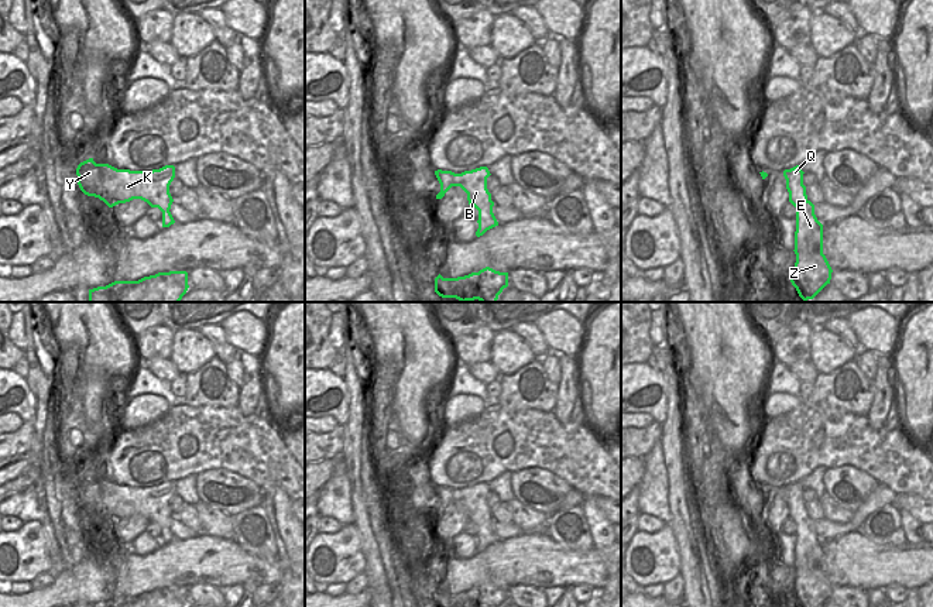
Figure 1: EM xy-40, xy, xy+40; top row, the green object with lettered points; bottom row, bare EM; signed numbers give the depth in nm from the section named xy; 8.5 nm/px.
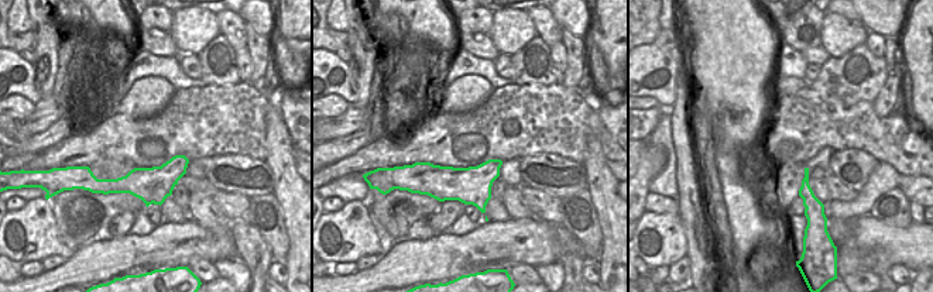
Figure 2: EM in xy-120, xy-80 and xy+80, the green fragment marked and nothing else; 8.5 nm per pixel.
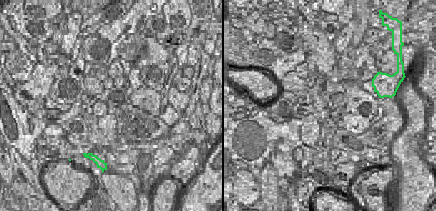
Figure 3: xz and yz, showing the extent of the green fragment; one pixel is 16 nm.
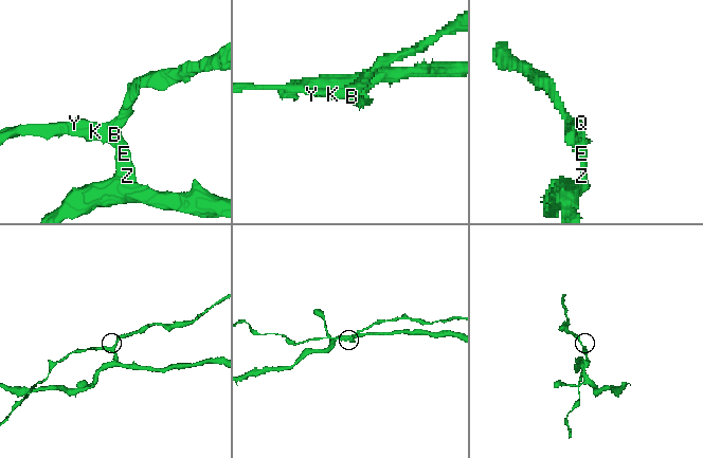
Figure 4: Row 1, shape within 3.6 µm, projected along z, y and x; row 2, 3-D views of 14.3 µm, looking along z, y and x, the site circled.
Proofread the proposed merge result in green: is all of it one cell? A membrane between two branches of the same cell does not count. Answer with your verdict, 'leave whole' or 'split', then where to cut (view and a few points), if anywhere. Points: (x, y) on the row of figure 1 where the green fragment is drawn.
split | xy (491, 201), (479, 211)

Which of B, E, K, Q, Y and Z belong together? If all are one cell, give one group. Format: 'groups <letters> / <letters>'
groups B K Q Y / E Z

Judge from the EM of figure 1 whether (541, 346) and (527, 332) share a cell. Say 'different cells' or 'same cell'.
same cell

